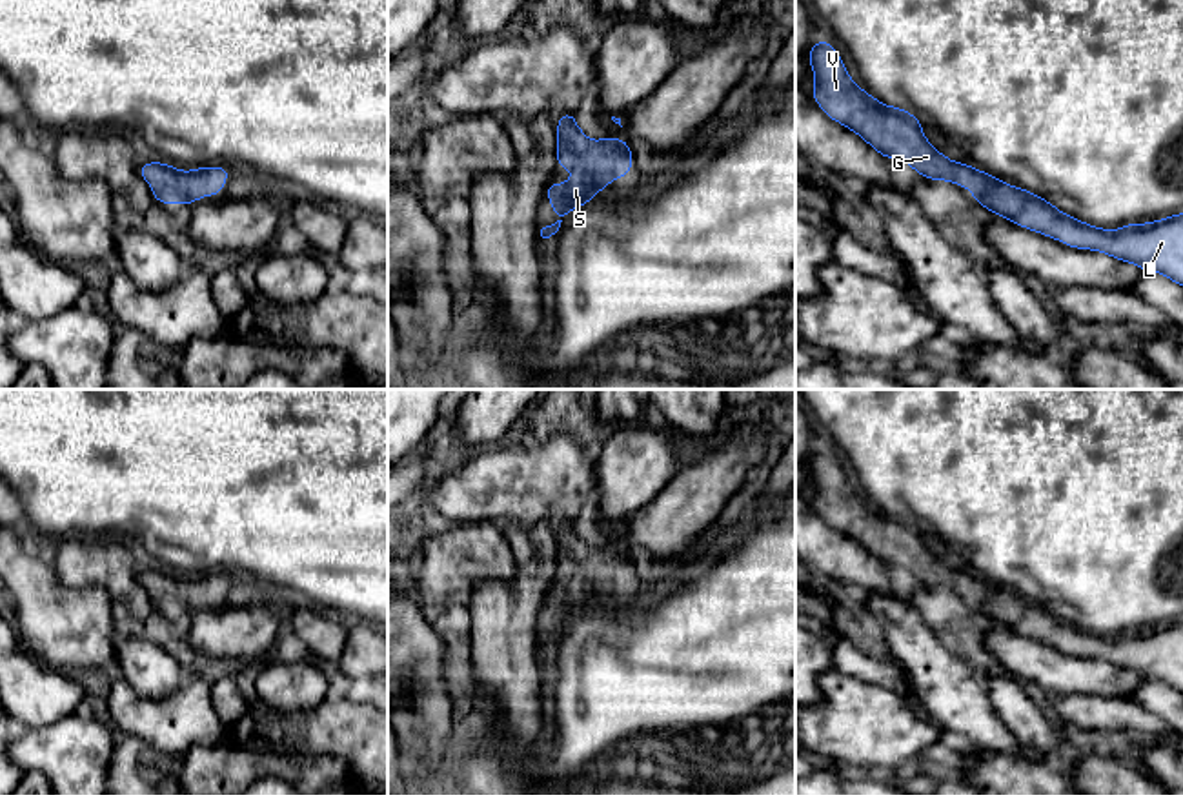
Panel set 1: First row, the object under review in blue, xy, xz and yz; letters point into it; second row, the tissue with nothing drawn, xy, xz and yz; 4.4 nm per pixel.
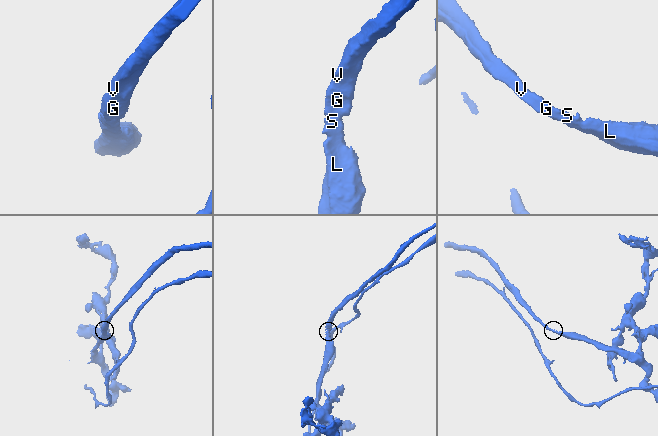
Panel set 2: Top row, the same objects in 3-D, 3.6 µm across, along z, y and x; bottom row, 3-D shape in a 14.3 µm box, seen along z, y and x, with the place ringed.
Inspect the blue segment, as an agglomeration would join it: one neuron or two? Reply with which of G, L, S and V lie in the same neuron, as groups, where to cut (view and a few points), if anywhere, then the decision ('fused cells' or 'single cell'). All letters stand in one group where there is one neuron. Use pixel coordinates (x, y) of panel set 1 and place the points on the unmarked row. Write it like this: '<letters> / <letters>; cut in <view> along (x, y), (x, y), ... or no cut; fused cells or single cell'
G L S V; no cut; single cell

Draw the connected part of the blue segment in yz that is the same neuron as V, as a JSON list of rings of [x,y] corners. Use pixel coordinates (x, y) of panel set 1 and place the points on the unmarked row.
[[[817,448],[808,469],[815,480],[812,506],[832,528],[855,538],[885,566],[903,568],[928,588],[965,591],[976,609],[1021,635],[1070,655],[1107,660],[1145,679],[1159,679],[1183,693],[1183,620],[1150,631],[1121,633],[1117,639],[1088,633],[1039,602],[943,564],[925,546],[919,526],[897,513],[881,511],[852,489],[830,449]]]

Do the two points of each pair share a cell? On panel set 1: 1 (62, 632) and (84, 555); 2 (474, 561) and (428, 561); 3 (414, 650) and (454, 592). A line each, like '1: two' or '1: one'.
1: two
2: one
3: two

